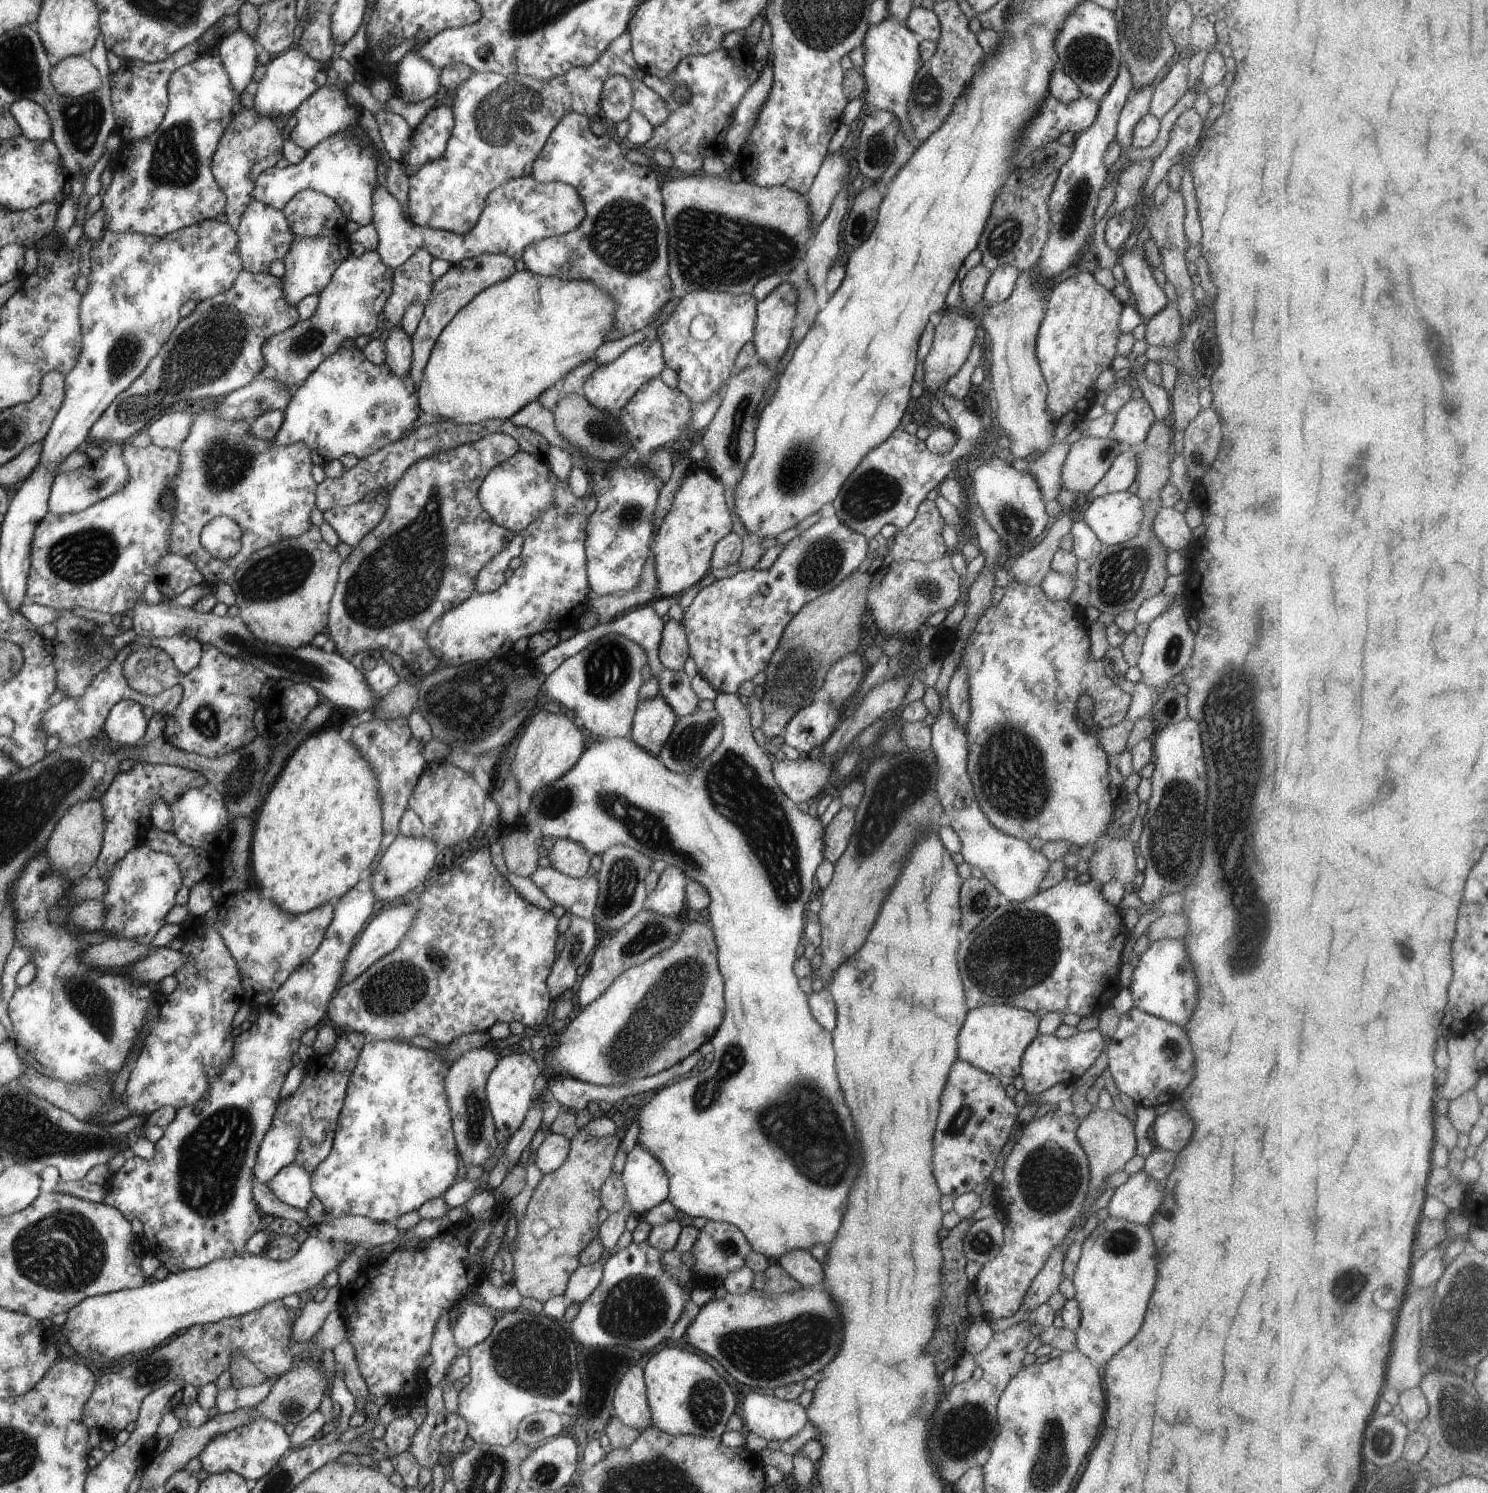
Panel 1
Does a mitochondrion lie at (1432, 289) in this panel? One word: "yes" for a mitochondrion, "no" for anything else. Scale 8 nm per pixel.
no

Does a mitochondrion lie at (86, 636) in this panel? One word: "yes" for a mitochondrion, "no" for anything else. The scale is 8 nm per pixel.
no

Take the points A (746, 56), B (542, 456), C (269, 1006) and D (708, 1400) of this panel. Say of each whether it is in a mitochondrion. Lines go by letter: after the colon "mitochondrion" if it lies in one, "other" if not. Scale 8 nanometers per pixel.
A: other
B: other
C: other
D: mitochondrion

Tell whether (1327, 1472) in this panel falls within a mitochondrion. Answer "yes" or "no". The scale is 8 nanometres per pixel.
no

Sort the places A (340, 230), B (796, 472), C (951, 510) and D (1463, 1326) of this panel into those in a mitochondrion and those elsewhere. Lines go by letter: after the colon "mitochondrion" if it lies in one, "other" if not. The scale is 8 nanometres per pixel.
A: other
B: mitochondrion
C: other
D: mitochondrion

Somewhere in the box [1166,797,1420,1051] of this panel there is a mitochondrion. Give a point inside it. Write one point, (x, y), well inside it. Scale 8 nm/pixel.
(1248, 944)

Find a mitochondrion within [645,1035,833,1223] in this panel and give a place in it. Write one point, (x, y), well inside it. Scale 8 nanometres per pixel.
(706, 1095)

